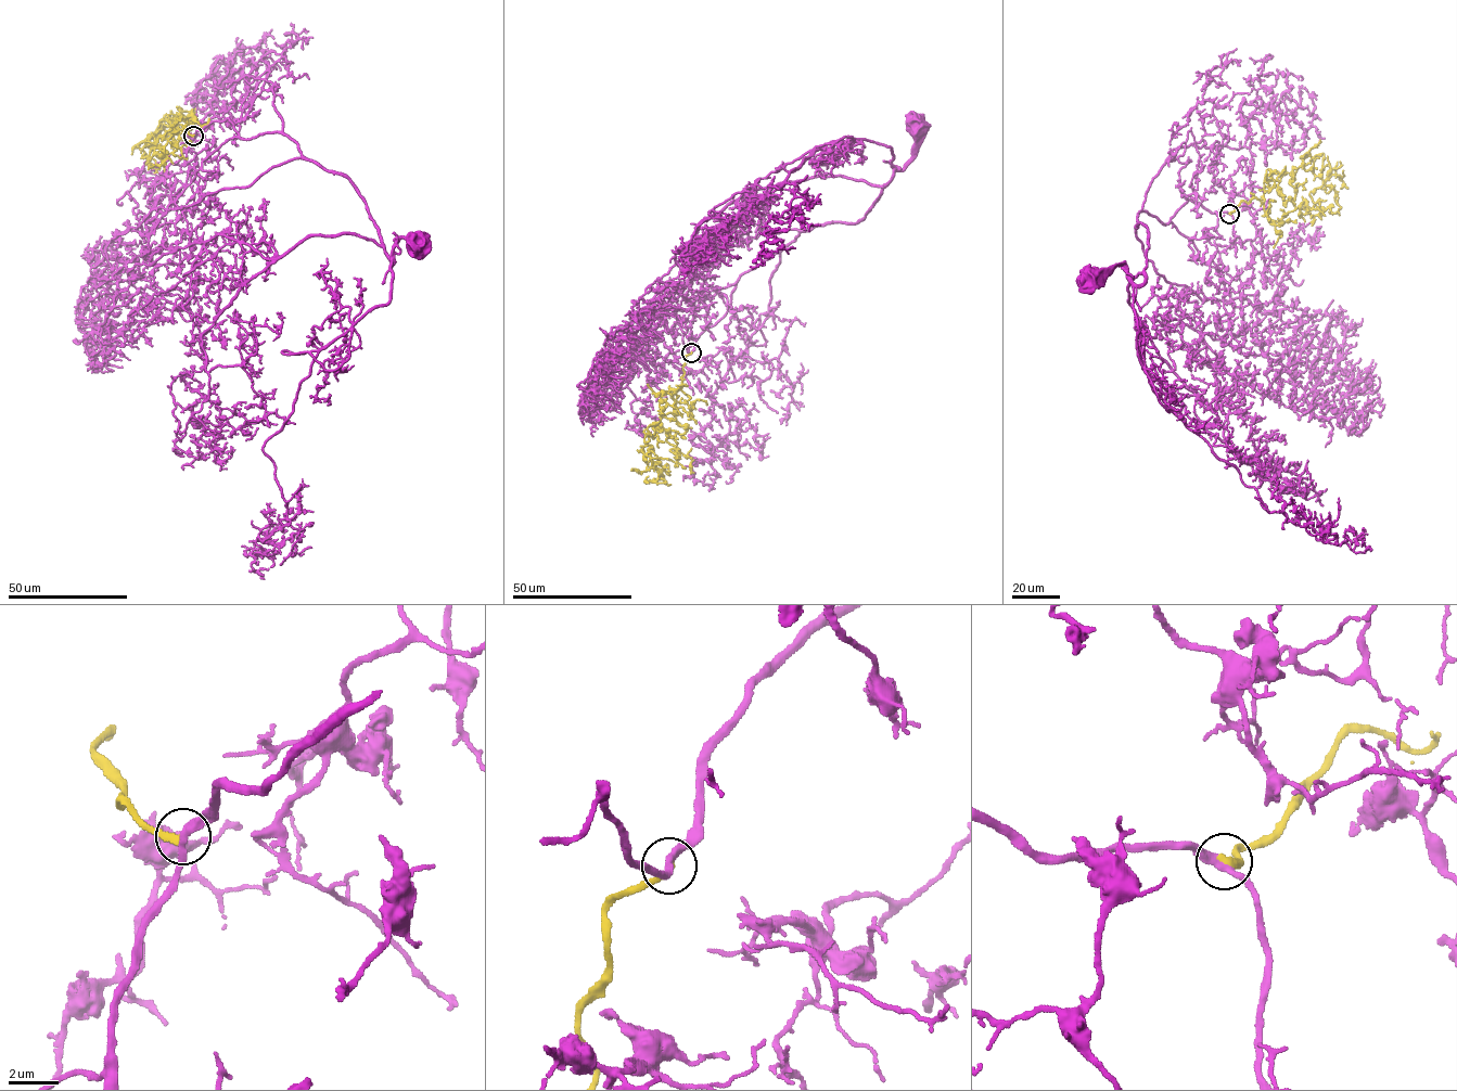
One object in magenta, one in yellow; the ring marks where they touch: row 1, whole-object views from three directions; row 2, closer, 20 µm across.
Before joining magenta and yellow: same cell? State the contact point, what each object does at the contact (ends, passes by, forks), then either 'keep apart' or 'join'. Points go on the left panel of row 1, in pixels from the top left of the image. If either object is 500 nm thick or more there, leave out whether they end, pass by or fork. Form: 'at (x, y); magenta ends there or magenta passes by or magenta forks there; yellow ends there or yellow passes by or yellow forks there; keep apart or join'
at (193, 136); magenta passes by; yellow ends there; join

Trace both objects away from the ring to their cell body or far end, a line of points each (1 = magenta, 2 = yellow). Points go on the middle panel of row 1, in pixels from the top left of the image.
1: (691, 353), (724, 316), (742, 274), (801, 232), (865, 216), (894, 167), (903, 169), (915, 153), (920, 127)
2: (691, 353), (685, 358), (681, 386), (673, 394), (674, 414), (667, 413), (643, 431), (659, 474), (649, 483)

